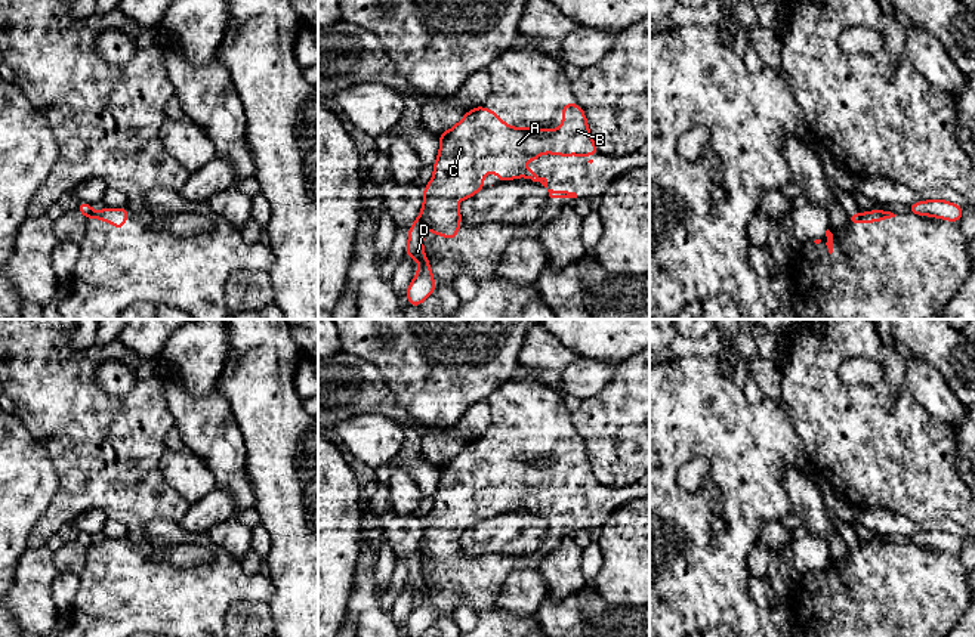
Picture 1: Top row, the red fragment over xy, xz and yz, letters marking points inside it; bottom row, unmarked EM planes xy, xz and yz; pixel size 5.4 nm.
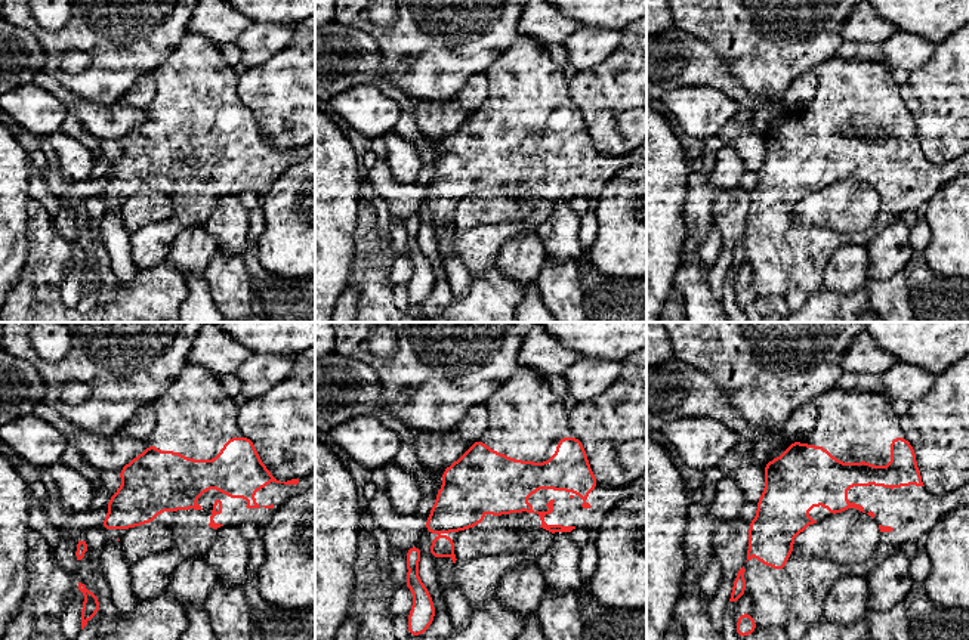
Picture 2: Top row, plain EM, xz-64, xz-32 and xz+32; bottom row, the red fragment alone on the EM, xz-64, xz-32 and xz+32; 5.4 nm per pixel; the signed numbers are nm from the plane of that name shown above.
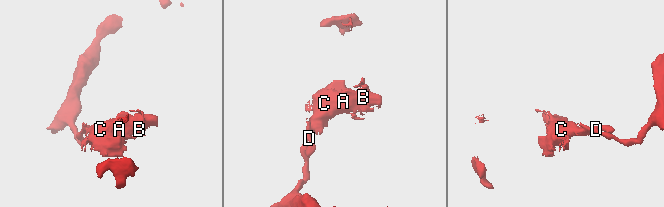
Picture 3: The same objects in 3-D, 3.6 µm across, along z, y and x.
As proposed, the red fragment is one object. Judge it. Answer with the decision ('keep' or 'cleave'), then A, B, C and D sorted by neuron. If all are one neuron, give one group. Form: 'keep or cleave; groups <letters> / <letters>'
cleave; groups A B C / D

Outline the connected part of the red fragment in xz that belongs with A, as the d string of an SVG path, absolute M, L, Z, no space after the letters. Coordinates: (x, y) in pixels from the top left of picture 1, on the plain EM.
M578 435L562 436L562 457L555 461L510 458L494 440L479 436L468 440L454 458L438 469L439 485L433 494L433 507L423 520L420 550L423 563L432 560L435 568L445 566L447 572L459 566L462 535L435 535L435 531L463 532L473 528L487 519L482 513L485 504L499 505L499 514L528 508L540 513L550 529L577 529L576 523L549 520L546 508L518 494L537 492L540 485L599 485Z

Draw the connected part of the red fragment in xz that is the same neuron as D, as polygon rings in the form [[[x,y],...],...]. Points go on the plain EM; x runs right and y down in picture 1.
[[[420,547],[408,560],[405,587],[419,593],[419,602],[407,618],[407,630],[410,637],[420,637],[420,634],[425,633],[436,619],[429,591],[423,581],[423,562]]]

